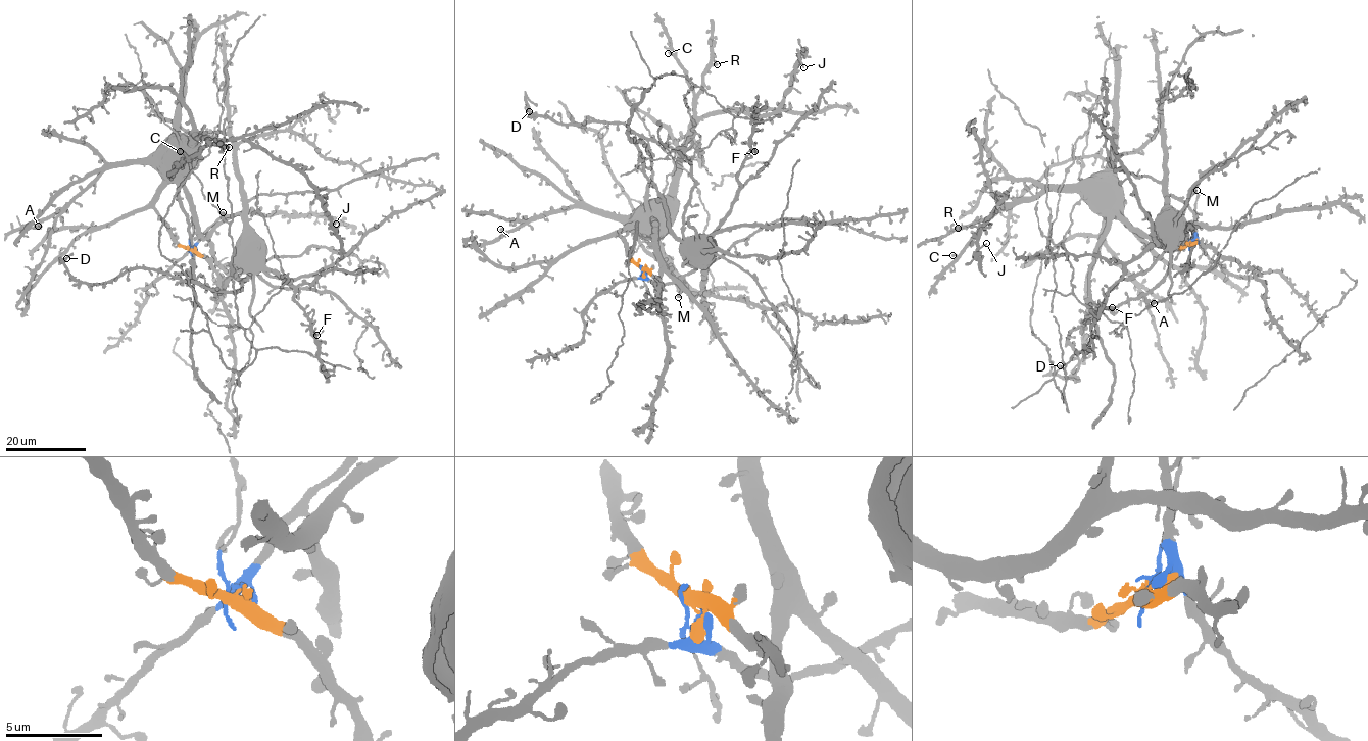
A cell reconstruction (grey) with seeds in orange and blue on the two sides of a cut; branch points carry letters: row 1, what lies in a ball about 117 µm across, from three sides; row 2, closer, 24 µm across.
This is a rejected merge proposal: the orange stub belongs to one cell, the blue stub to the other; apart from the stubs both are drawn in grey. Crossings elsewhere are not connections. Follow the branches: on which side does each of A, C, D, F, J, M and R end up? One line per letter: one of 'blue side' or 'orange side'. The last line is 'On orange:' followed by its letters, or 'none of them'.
A: orange side
C: orange side
D: blue side
F: blue side
J: orange side
M: orange side
R: orange side
On orange: A, C, J, M, R

